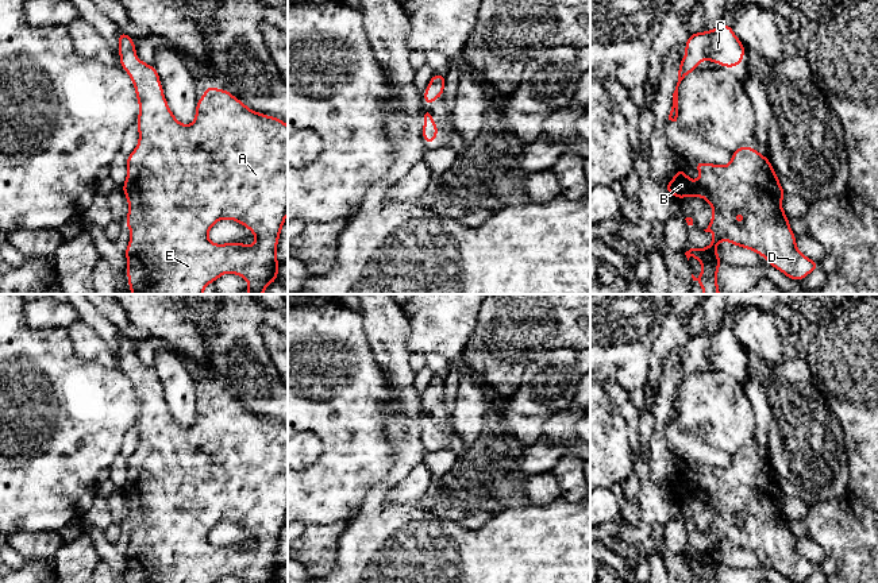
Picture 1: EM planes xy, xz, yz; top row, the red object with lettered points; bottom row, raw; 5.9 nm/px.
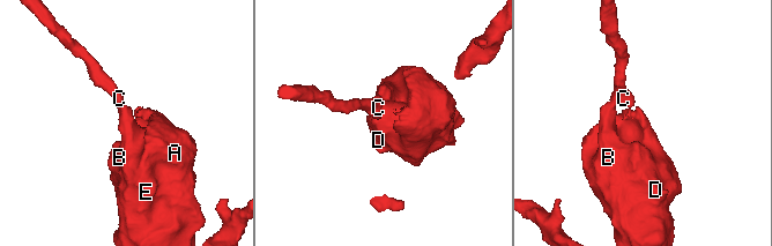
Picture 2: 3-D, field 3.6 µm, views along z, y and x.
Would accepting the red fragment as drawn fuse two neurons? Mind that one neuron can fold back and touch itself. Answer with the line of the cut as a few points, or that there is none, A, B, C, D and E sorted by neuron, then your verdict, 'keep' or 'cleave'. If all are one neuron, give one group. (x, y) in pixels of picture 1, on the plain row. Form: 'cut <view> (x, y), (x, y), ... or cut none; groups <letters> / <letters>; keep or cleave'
cut none; groups A B C D E; keep

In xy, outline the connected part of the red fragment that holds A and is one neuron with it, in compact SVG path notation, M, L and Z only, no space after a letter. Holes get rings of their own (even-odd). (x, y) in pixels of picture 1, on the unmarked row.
M122 332L118 336L119 340L119 358L120 368L130 377L135 389L136 401L139 405L140 416L136 421L139 432L139 444L136 451L127 457L127 482L120 490L127 498L130 507L128 517L126 520L126 528L131 533L130 545L124 553L127 559L127 579L128 583L216 583L226 575L232 575L247 583L277 583L278 568L281 564L276 561L276 551L281 530L285 525L288 516L288 428L278 420L272 420L263 416L258 416L246 409L239 401L234 399L226 391L213 391L211 386L205 389L205 397L200 398L200 404L196 406L196 421L190 428L184 428L177 424L172 416L166 401L163 398L163 390L161 389L159 378L153 367L146 367L135 359L136 350L134 341L124 336ZM222 521L232 521L242 528L247 529L257 540L255 548L247 548L244 545L226 545L213 547L208 541L209 530Z

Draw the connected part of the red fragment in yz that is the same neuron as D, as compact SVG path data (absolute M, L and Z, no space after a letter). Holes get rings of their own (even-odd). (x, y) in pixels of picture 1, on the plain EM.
M742 448L732 455L728 468L697 462L694 468L700 474L698 484L677 470L677 478L665 487L670 498L679 502L704 499L713 510L713 520L704 533L716 538L705 552L690 551L685 555L688 563L693 559L702 567L698 580L692 576L693 583L717 583L717 571L723 564L716 549L721 543L755 553L793 583L801 583L820 571L819 564L796 549L796 537L781 507L786 495L769 460L750 448ZM738 513L746 521L742 528L735 524Z

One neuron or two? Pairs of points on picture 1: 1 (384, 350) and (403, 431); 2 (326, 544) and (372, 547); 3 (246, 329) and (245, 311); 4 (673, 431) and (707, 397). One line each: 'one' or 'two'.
1: one
2: two
3: one
4: two

